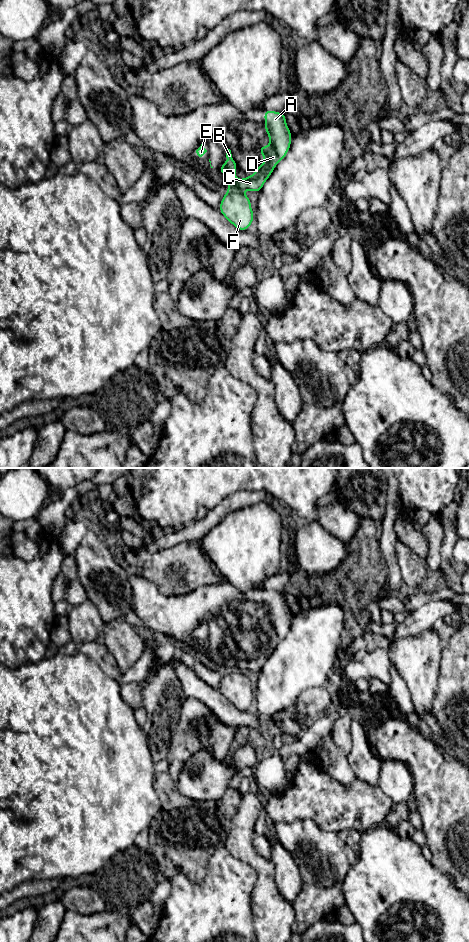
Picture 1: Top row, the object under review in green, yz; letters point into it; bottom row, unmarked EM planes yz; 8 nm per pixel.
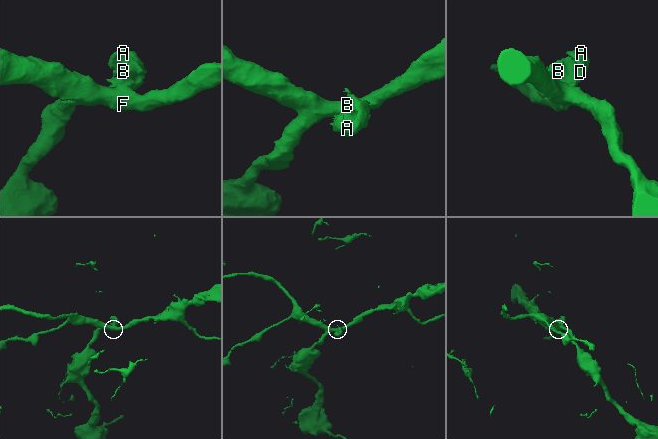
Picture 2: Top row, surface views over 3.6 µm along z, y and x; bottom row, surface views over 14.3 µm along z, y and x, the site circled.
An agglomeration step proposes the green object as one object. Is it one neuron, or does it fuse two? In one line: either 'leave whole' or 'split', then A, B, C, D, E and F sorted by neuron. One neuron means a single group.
split | A B C D E / F

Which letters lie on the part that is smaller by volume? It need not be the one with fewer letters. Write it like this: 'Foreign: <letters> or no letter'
Foreign: A, B, C, D, E

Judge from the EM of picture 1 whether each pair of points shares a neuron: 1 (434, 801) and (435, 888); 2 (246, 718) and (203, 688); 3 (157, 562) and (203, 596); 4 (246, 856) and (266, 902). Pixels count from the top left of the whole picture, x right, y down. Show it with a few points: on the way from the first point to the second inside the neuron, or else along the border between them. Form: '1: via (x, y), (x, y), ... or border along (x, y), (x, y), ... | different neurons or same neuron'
1: border along (429, 861), (452, 883) | different neurons
2: via (235, 717), (231, 716), (214, 699) | same neuron
3: border along (217, 582), (199, 585), (187, 593), (172, 596) | different neurons
4: via (258, 865), (265, 872), (265, 890) | same neuron

